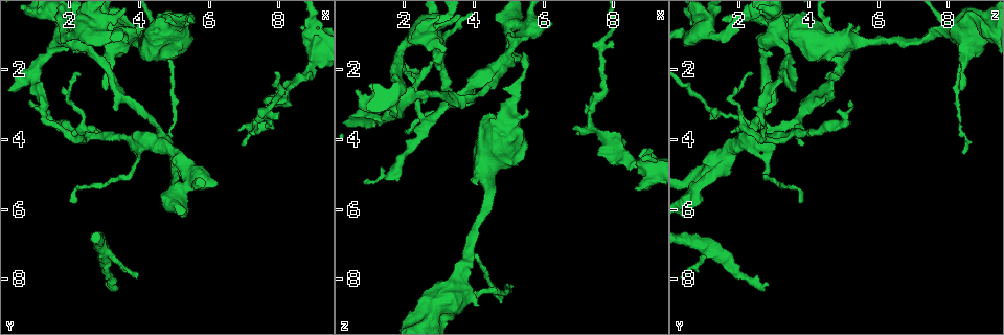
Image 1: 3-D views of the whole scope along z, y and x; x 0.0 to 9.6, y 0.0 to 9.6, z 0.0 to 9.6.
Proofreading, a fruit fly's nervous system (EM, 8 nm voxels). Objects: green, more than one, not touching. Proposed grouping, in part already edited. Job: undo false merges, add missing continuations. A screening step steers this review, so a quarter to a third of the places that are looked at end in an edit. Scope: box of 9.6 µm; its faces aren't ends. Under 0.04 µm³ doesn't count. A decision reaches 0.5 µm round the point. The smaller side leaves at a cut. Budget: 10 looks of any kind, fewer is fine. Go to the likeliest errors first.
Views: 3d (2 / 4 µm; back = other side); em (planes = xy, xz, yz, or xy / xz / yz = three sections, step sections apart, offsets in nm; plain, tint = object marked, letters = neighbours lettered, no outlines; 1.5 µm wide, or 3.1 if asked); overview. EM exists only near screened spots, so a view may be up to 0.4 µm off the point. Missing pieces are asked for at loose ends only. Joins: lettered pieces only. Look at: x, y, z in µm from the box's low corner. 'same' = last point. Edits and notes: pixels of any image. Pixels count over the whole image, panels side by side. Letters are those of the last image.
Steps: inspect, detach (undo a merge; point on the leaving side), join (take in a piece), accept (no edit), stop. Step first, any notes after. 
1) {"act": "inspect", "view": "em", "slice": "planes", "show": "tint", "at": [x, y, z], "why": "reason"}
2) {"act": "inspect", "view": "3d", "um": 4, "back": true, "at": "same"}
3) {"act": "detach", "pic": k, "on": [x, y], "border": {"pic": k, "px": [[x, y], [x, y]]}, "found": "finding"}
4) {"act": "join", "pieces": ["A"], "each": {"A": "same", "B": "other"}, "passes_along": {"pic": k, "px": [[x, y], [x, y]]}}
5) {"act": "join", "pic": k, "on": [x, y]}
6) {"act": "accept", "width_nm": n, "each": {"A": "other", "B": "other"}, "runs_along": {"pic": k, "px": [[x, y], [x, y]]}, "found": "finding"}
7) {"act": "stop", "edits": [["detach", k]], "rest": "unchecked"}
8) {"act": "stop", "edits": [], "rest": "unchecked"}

{"act": "inspect", "view": "em", "slice": "xy", "step": 8, "show": "tint", "at": [3.10, 8.15, 2.85], "why": "branch stops here"}

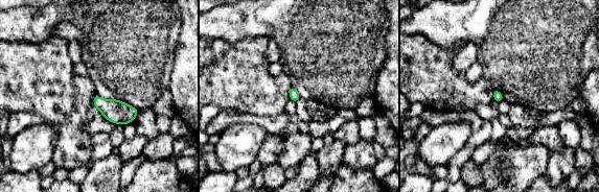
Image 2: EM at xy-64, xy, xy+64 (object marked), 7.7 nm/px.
{"act": "inspect", "view": "em", "slice": "planes", "show": "letters", "at": "same", "why": "another direction"}

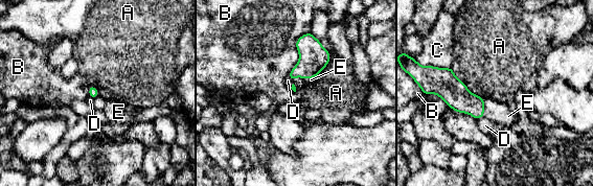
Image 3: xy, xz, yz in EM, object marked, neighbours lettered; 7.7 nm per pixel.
{"act": "join", "pieces": ["E"], "each": {"A": "other", "B": "other", "C": "other", "D": "other", "E": "same"}, "found": "it goes on there"}

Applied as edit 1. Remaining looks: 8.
{"act": "inspect", "view": "em", "slice": "planes", "show": "plain", "at": [2.25, 2.10, 2.40], "why": "thin end"}

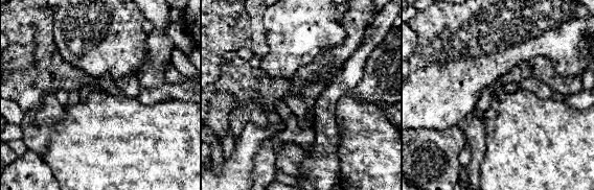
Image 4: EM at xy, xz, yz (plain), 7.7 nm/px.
{"act": "inspect", "view": "em", "slice": "planes", "show": "letters", "at": "same"}

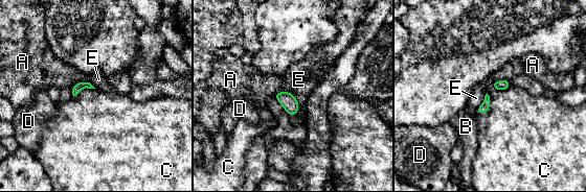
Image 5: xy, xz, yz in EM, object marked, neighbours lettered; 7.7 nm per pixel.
{"act": "accept", "width_nm": 80, "each": {"A": "other", "B": "other", "C": "other", "D": "other", "E": "other"}, "border": {"pic": 5, "px": [[81, 80], [71, 87]]}, "found": "no lettered piece goes on from it"}

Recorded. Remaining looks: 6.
{"act": "inspect", "view": "3d", "um": 2, "at": [8.85, 2.00, 4.85], "why": "calibre changes"}

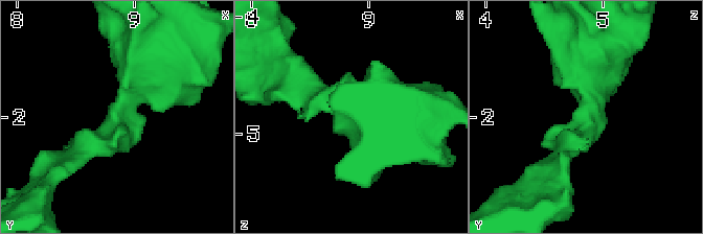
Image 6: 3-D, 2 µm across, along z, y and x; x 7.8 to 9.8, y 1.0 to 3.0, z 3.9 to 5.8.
{"act": "inspect", "view": "em", "slice": "planes", "show": "plain", "at": [8.86, 1.98, 4.88], "why": "now the EM"}

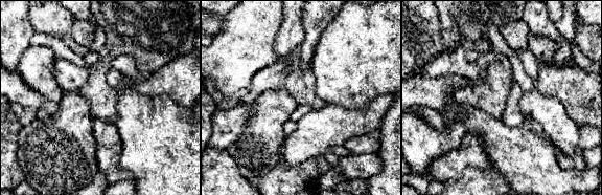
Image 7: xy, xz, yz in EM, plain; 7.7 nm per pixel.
{"act": "inspect", "view": "em", "slice": "planes", "show": "letters", "at": "same", "why": "what lies round it"}

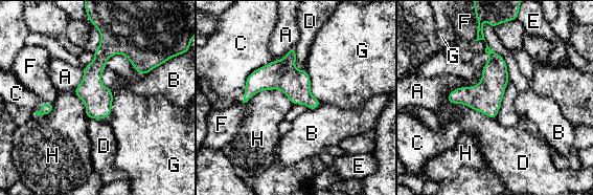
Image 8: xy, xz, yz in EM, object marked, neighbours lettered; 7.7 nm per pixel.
{"act": "accept", "width_nm": 220, "each": {"A": "other", "B": "other", "C": "other", "D": "other", "E": "other", "F": "other", "G": "other", "H": "other"}, "border": {"pic": 8, "px": [[84, 68], [82, 81], [73, 89]]}, "found": "one cell here"}

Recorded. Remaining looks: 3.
{"act": "inspect", "view": "3d", "um": 4, "at": [4.35, 1.25, 4.70], "why": "sudden change in width"}

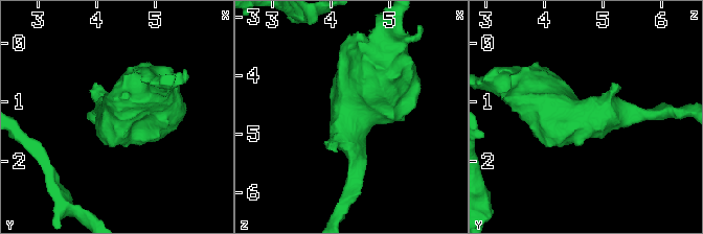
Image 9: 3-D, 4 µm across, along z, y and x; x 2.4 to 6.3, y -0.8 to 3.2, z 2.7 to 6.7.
{"act": "inspect", "view": "em", "um": 3.1, "slice": "planes", "show": "letters", "at": [4.40, 1.35, 4.70]}

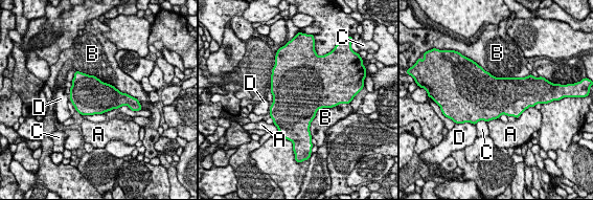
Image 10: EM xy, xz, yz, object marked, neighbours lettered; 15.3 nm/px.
{"act": "accept", "each": {"A": "other", "B": "other", "C": "other", "D": "other"}, "border": {"pic": 10, "px": [[534, 106], [529, 106], [516, 118]]}, "found": "one cell here"}

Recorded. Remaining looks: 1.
{"act": "stop", "edits": [["join", 3]], "rest": "unchecked"}

